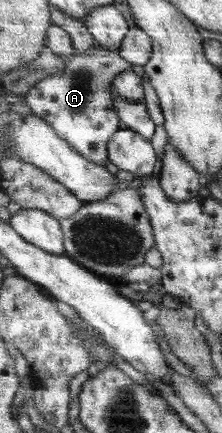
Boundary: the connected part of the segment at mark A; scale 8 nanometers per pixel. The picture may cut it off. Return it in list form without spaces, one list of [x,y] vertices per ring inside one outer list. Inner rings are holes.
[[[97,47],[66,57],[64,71],[46,77],[24,95],[34,115],[44,118],[72,147],[90,161],[105,166],[109,160],[108,142],[120,131],[118,109],[113,97],[115,79],[132,63],[119,51]]]

